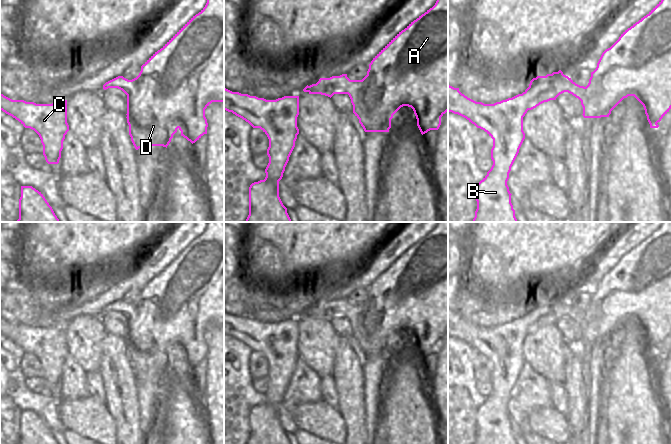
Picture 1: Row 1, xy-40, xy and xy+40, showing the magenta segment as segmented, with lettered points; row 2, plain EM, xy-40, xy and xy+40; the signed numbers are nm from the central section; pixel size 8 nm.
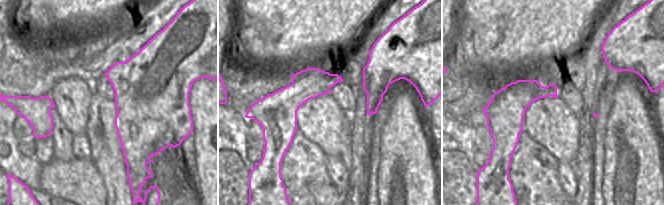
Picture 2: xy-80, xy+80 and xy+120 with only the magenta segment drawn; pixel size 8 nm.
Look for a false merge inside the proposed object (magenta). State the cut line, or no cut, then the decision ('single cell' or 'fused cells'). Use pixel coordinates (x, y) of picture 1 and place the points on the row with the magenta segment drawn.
xy+40 (545, 76), (553, 87), (547, 93), (555, 98) | fused cells

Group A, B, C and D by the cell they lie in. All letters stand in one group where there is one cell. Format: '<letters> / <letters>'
A D / B C

